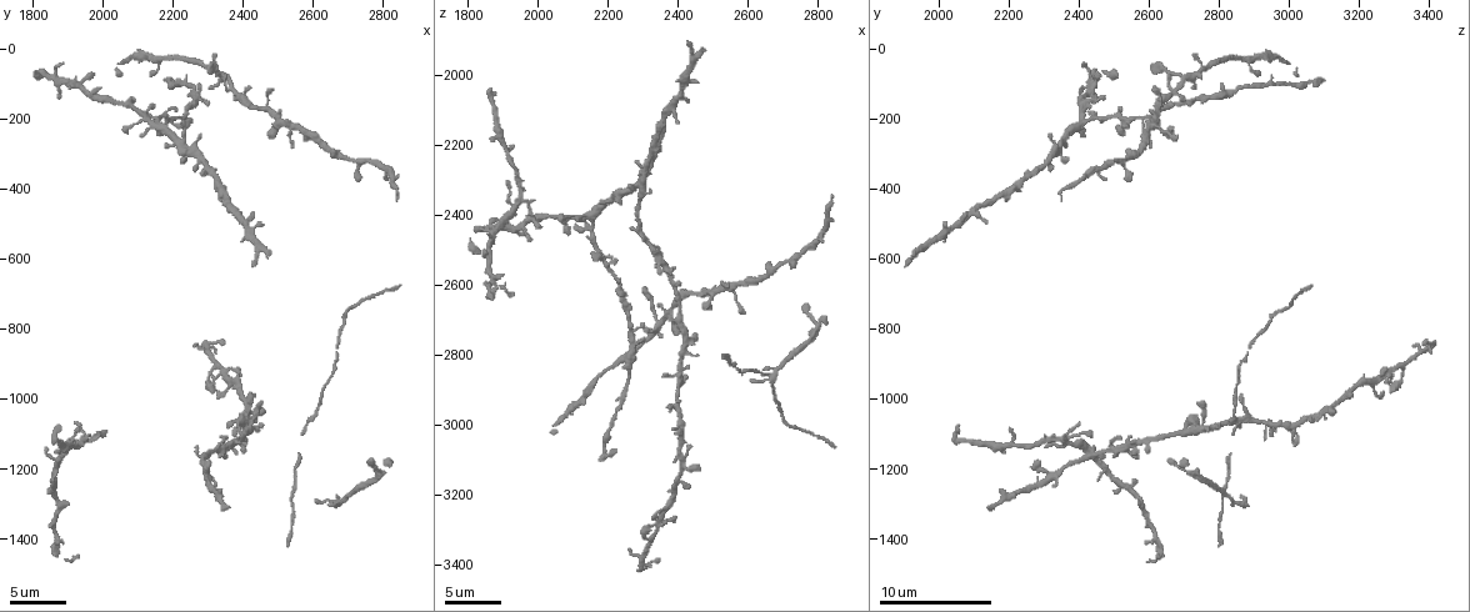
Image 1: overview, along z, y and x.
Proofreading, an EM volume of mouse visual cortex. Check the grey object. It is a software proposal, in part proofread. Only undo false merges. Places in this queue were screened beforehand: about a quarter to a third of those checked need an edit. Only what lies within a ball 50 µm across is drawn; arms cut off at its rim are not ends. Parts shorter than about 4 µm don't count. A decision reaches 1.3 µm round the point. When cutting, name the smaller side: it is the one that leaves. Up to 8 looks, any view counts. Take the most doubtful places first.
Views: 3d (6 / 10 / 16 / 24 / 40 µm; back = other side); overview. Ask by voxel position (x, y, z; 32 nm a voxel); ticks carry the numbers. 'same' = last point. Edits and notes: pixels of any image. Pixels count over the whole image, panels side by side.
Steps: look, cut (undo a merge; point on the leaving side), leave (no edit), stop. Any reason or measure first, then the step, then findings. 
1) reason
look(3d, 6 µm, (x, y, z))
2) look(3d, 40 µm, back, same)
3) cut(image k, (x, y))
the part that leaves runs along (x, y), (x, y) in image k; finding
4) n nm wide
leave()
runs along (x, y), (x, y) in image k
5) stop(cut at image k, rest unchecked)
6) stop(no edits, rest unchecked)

side arm on a straight run
look(3d, 6 µm, (1910, 1140, 2210))

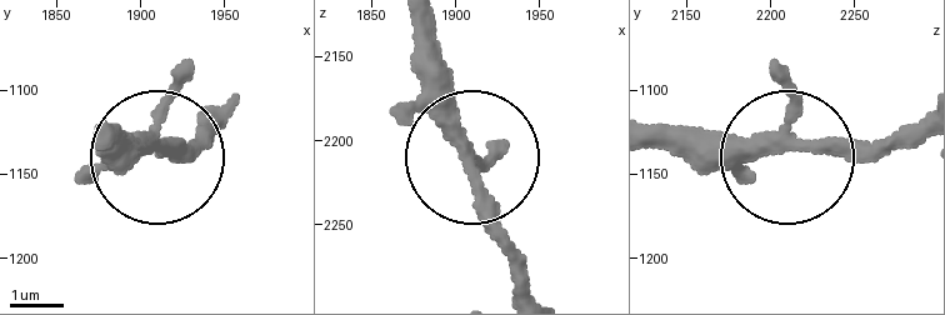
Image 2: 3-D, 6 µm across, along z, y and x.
leave()
all the same cell

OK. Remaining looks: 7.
four or more arms meet
look(3d, 16 µm, (2290, 1230, 2320))

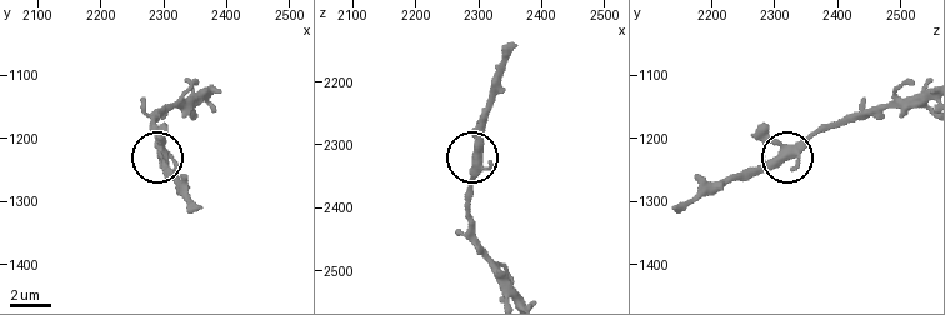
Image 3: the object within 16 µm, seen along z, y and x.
4 arms
leave()
one cell here

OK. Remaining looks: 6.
small branch off a trunk
look(3d, 6 µm, (2370, 110, 2680))

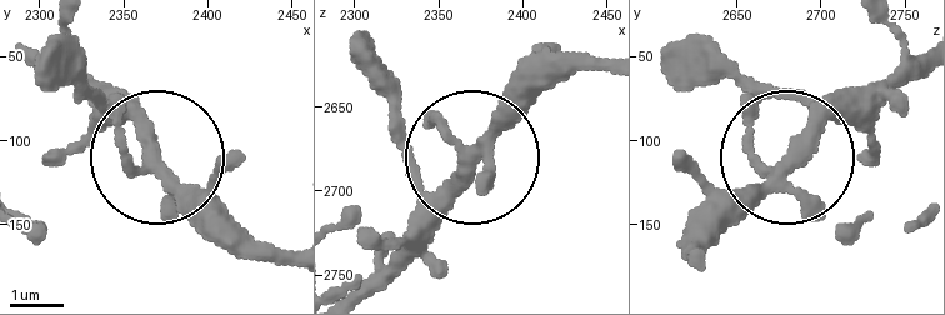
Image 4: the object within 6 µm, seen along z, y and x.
leave()
continuous, no second cell

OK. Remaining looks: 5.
thin arm on a thick one
look(3d, 16 µm, (2140, 190, 2440))

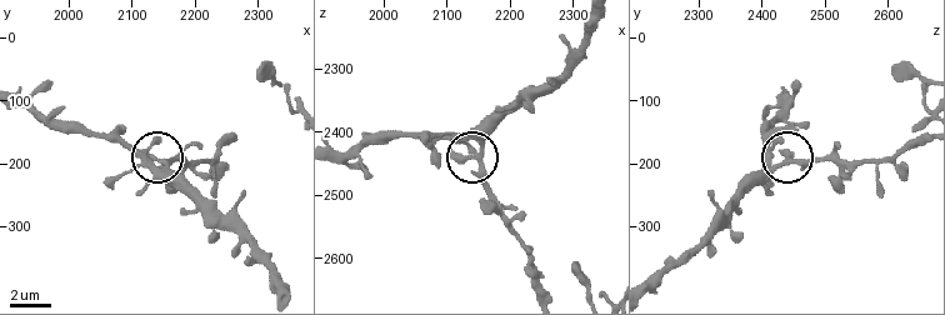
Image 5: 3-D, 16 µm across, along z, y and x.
leave()
runs along (246, 238), (198, 189), (119, 135) in image 5; one cell here

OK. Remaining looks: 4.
stop(no edits, rest unchecked)

